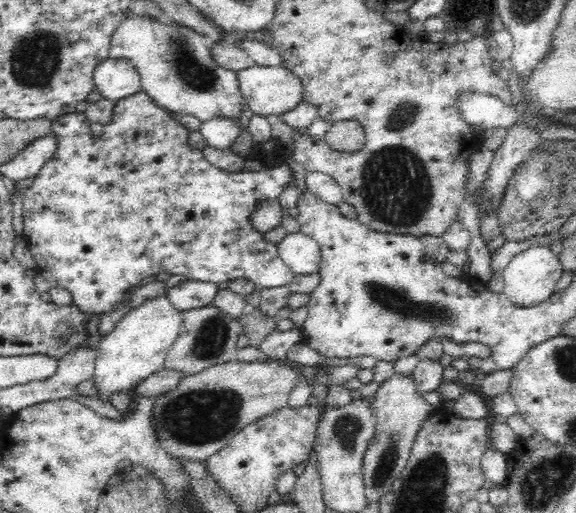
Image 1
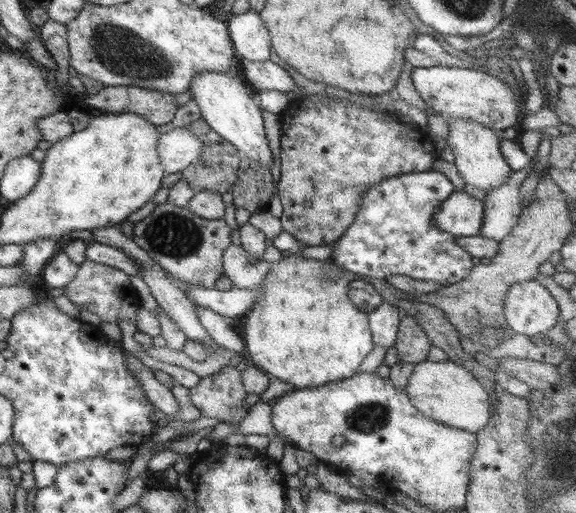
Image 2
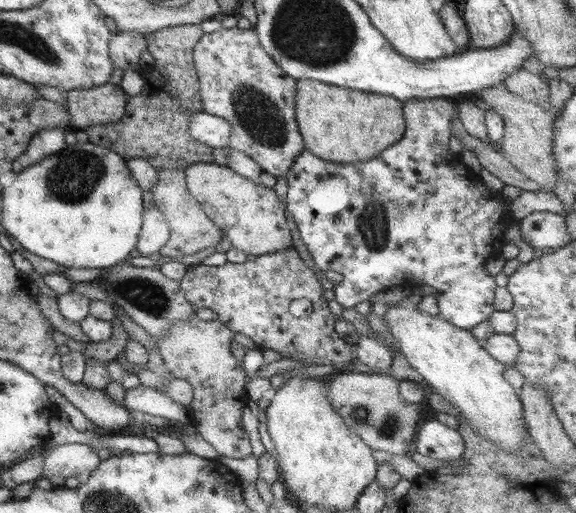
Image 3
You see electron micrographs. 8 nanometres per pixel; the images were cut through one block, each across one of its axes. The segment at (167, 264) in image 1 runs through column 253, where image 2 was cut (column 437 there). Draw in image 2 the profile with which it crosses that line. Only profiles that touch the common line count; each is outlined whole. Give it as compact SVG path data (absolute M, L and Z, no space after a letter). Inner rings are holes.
M438 171L411 172L385 178L372 186L360 201L354 222L334 243L331 261L340 269L352 273L384 278L402 275L416 281L436 282L442 286L451 285L465 279L475 266L473 257L456 243L454 235L440 231L434 225L434 214L448 196L456 191L450 180Z

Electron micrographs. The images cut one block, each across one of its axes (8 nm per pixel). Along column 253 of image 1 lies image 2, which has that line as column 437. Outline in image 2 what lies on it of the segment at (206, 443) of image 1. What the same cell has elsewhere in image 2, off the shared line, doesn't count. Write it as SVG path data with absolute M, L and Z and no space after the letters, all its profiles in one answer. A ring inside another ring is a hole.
M451 360L416 363L405 388L418 412L440 424L474 434L480 432L491 418L490 397L484 386L464 366Z

